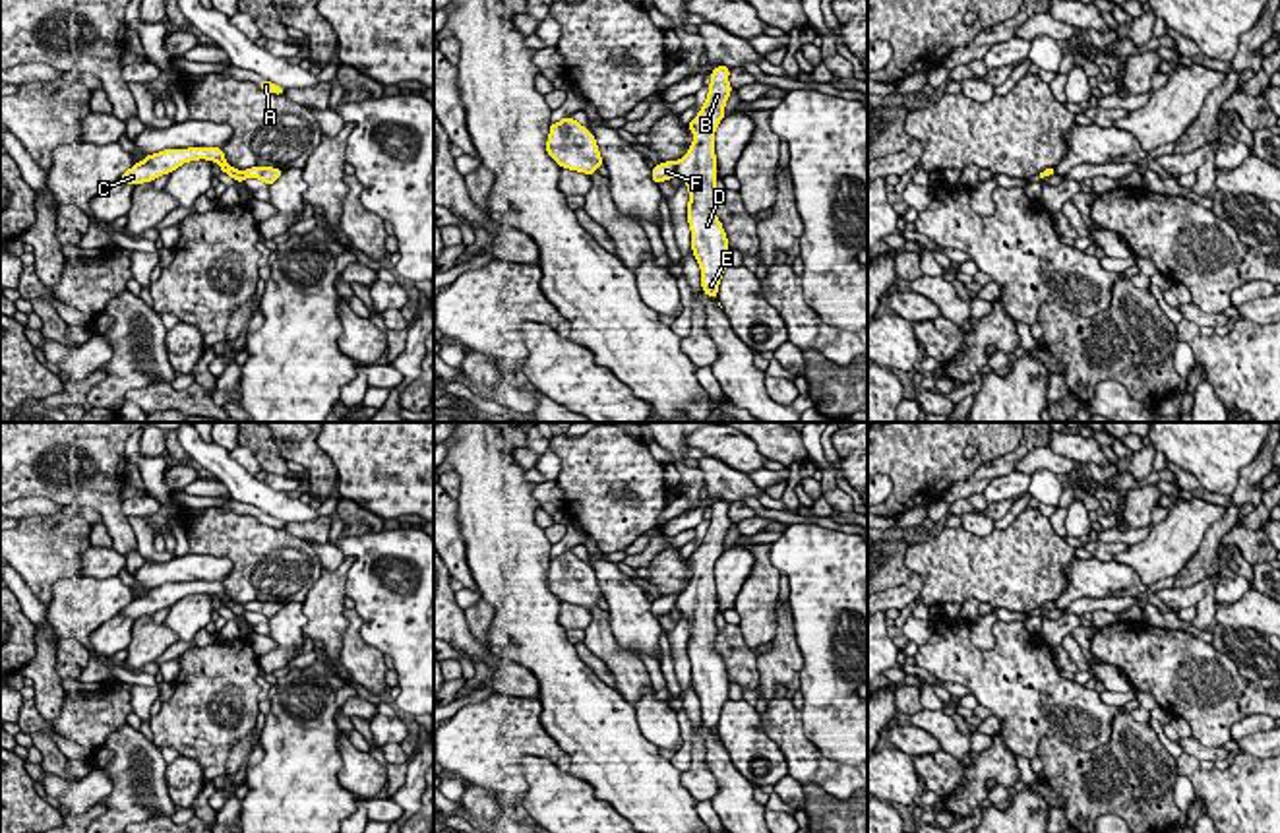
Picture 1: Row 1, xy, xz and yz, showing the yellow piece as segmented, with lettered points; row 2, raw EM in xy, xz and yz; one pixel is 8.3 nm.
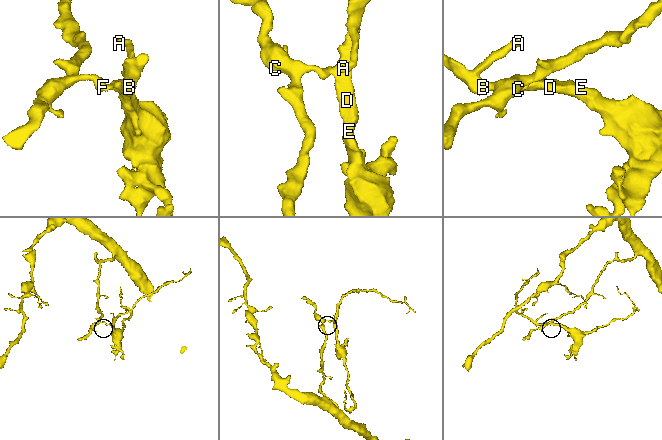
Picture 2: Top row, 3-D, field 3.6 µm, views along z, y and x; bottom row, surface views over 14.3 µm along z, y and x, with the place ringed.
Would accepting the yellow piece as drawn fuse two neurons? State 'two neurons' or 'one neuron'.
two neurons

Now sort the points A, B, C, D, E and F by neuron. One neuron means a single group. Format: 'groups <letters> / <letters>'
groups A B D E / C F

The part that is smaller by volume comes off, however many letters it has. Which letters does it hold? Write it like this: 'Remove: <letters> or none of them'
Remove: A, B, D, E

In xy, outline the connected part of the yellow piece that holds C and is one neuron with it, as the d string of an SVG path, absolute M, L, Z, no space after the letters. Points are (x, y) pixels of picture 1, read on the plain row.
M190 581L190 583L165 583L161 587L147 589L141 597L134 597L130 604L126 604L120 610L120 616L128 618L141 618L141 616L153 616L161 608L170 608L174 602L188 595L198 595L198 593L207 593L207 595L217 595L221 604L232 610L236 616L244 616L244 606L232 602L225 595L225 587L221 581Z

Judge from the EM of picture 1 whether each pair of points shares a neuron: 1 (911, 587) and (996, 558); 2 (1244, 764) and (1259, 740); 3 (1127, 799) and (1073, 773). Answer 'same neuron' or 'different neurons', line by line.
1: different neurons
2: different neurons
3: same neuron

